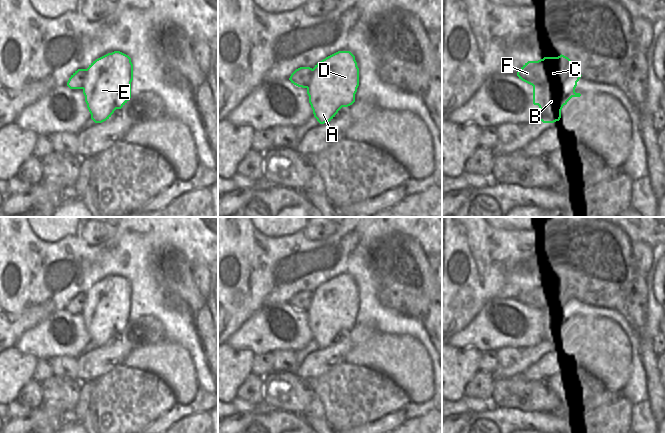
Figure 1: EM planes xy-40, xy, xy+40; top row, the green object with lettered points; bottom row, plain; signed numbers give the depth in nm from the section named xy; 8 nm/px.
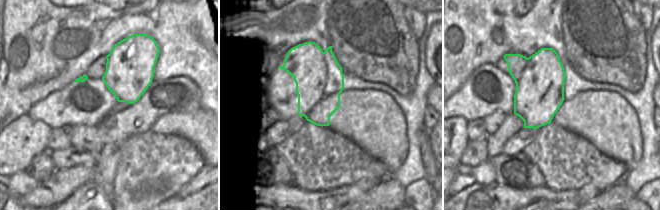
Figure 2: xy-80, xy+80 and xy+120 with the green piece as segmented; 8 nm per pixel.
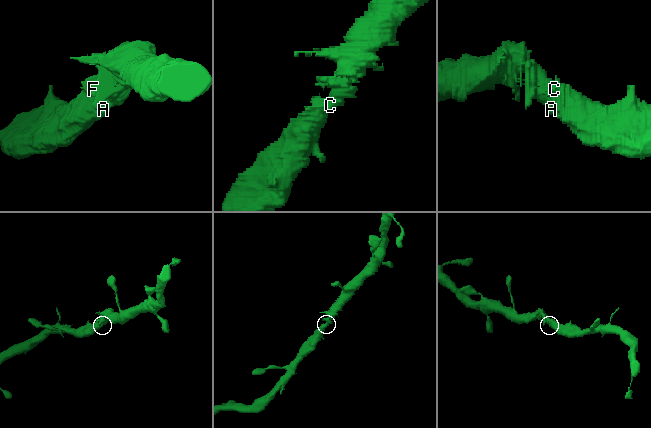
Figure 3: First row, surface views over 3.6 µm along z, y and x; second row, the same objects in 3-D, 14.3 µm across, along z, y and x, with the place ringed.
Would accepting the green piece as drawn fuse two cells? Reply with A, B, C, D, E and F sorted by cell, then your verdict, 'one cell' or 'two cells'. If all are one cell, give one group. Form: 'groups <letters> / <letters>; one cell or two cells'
groups A B C D E F; one cell

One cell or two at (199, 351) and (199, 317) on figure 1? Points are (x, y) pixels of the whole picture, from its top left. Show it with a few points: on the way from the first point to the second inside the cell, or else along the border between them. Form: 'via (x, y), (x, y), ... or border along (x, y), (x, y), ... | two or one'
via (207, 348), (207, 332), (205, 327) | one

